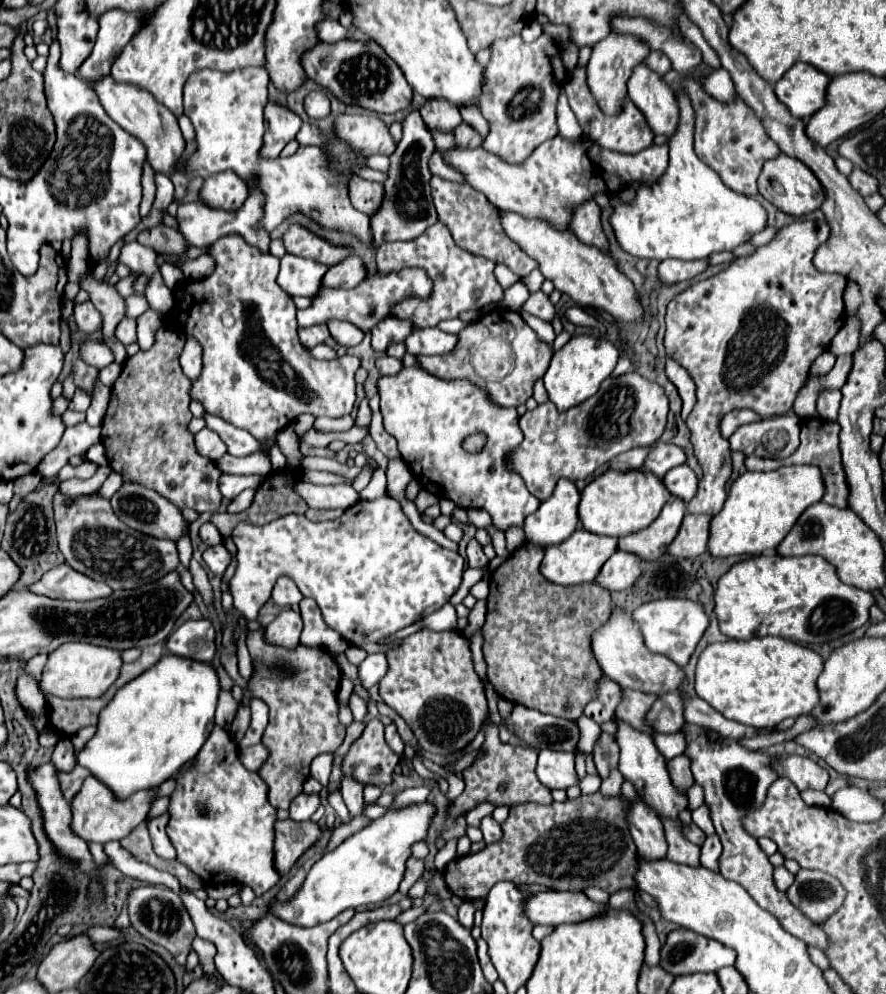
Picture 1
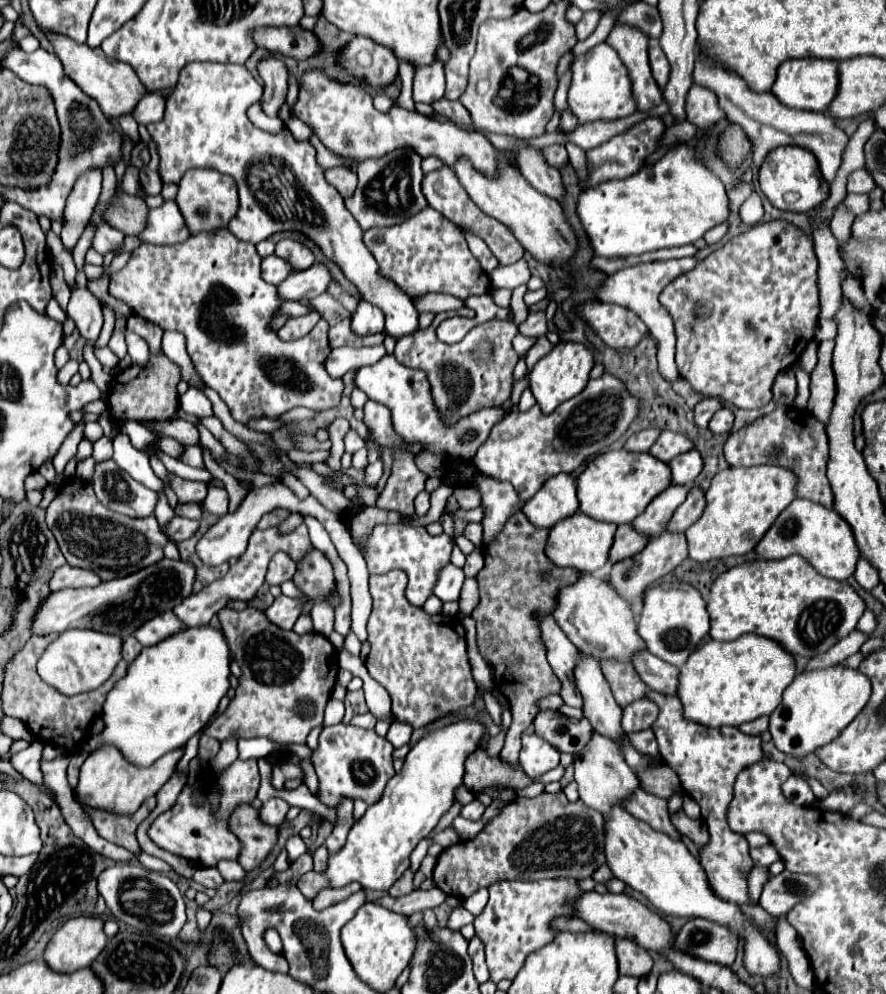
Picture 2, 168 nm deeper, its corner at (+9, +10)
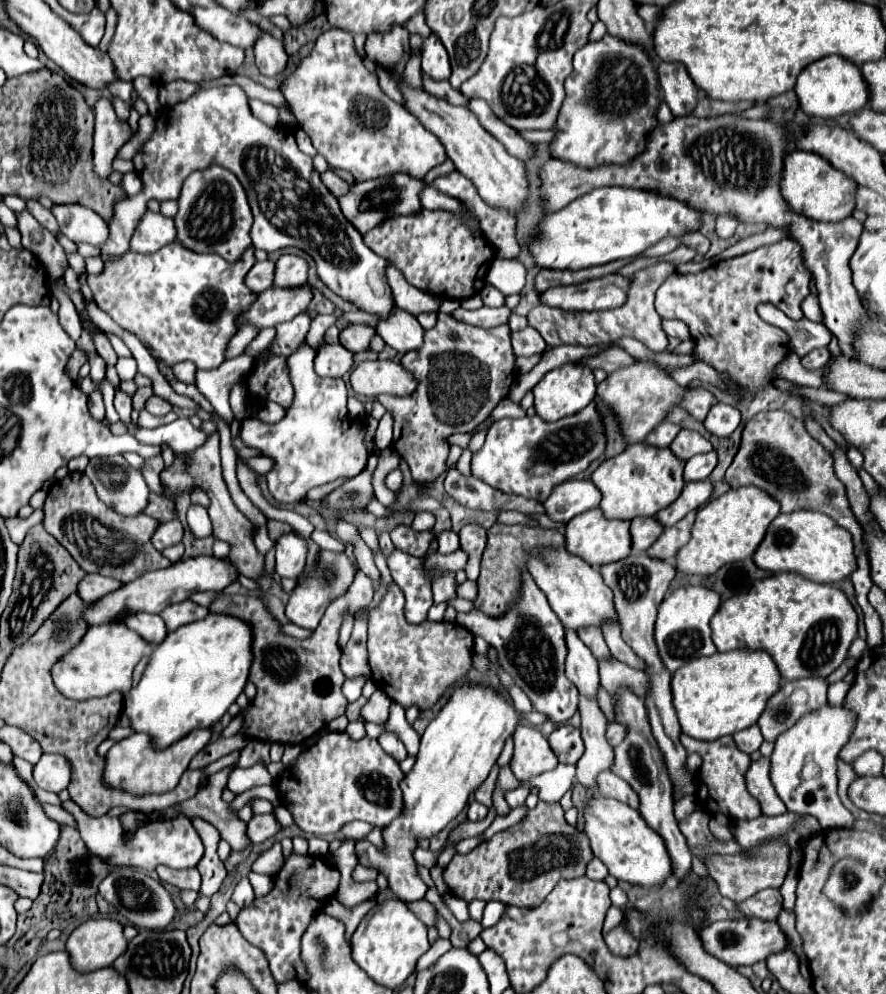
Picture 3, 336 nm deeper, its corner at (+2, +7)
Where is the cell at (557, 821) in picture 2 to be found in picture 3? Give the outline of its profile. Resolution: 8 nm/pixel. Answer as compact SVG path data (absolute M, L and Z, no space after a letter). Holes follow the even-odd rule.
M543 803L527 813L527 817L493 835L477 849L455 855L443 877L455 897L483 901L501 901L515 907L537 907L561 879L577 879L585 875L585 865L593 857L589 839L577 827L569 827L563 819L559 803Z

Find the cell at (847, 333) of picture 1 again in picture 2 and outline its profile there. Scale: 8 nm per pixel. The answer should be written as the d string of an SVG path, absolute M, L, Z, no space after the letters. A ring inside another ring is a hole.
M824 340L818 346L818 366L810 376L810 400L808 400L808 410L822 420L824 424L828 422L830 410L834 406L834 396L836 396L836 386L834 386L834 374L832 374L832 350L834 350L834 340Z

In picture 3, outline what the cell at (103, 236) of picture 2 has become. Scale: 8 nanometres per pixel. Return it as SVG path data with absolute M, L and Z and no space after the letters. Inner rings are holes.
M53 205L51 213L55 215L59 229L71 241L83 241L99 247L107 239L107 223L91 209L79 205Z

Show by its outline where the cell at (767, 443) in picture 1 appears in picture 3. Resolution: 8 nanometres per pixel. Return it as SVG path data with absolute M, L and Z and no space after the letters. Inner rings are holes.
M715 403L715 407L711 407L711 411L707 413L705 427L713 435L729 437L737 429L739 421L741 421L741 415L739 415L737 407L731 407L725 403Z

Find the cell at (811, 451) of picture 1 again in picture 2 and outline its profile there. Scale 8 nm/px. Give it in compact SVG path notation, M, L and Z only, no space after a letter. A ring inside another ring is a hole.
M778 406L772 414L766 414L746 428L732 432L724 444L724 458L730 466L756 466L756 464L778 464L792 468L798 476L798 498L808 498L826 508L832 508L832 490L826 478L828 462L828 436L826 424L820 424L808 410Z

